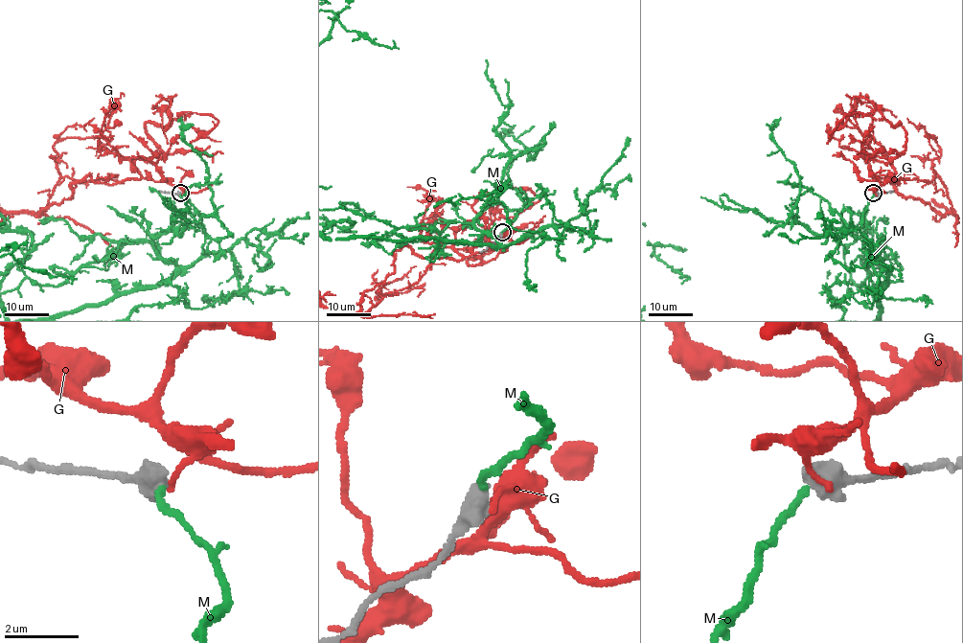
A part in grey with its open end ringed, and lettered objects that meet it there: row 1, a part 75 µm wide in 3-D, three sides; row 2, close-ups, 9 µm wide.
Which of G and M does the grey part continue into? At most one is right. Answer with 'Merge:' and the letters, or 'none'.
Merge: none

